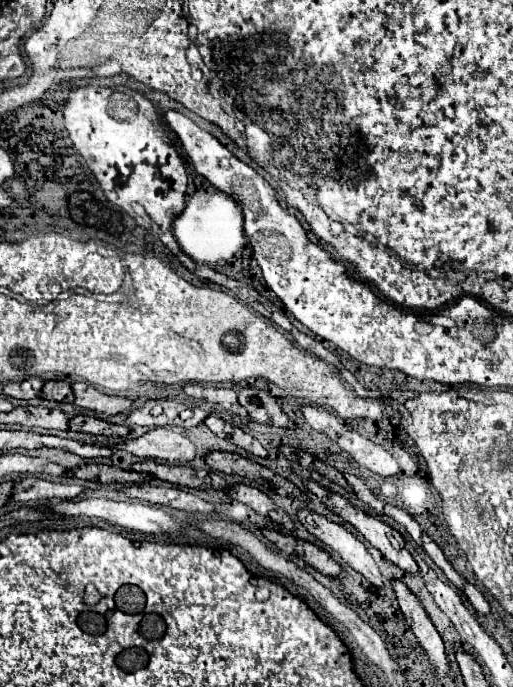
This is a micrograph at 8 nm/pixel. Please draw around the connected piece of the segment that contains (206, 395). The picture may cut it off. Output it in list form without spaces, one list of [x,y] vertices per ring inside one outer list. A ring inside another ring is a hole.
[[[187,384],[185,388],[185,394],[193,396],[193,398],[203,398],[207,402],[213,402],[213,404],[219,404],[223,406],[225,410],[231,410],[233,414],[241,416],[241,418],[247,418],[247,410],[237,402],[237,392],[233,388],[215,388],[215,386],[197,386],[197,384]]]

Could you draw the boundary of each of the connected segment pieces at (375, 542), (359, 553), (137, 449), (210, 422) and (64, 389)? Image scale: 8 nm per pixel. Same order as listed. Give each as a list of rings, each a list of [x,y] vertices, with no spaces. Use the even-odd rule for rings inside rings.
[[[305,482],[305,486],[323,500],[323,504],[339,514],[343,520],[347,520],[373,548],[377,548],[389,562],[393,562],[395,566],[399,566],[403,572],[407,574],[419,574],[419,566],[413,560],[411,552],[407,550],[407,544],[403,540],[403,536],[389,528],[387,524],[383,524],[379,518],[371,518],[365,512],[357,510],[355,506],[351,506],[343,496],[325,490],[323,486],[315,484],[315,482]]]
[[[299,510],[299,520],[319,542],[323,542],[331,550],[335,550],[375,590],[383,588],[383,576],[381,576],[375,560],[371,558],[371,554],[367,552],[367,548],[355,534],[347,532],[343,526],[329,522],[327,518],[323,518],[311,510]]]
[[[155,428],[135,440],[127,440],[121,448],[141,460],[159,462],[191,462],[197,456],[195,444],[171,428]]]
[[[209,416],[209,418],[205,420],[205,426],[207,426],[211,432],[219,434],[219,436],[227,436],[227,424],[225,424],[221,418],[217,418],[217,416]]]
[[[61,380],[45,382],[45,386],[41,390],[41,396],[47,398],[47,400],[57,400],[57,402],[73,402],[71,386],[67,382],[61,382]]]

